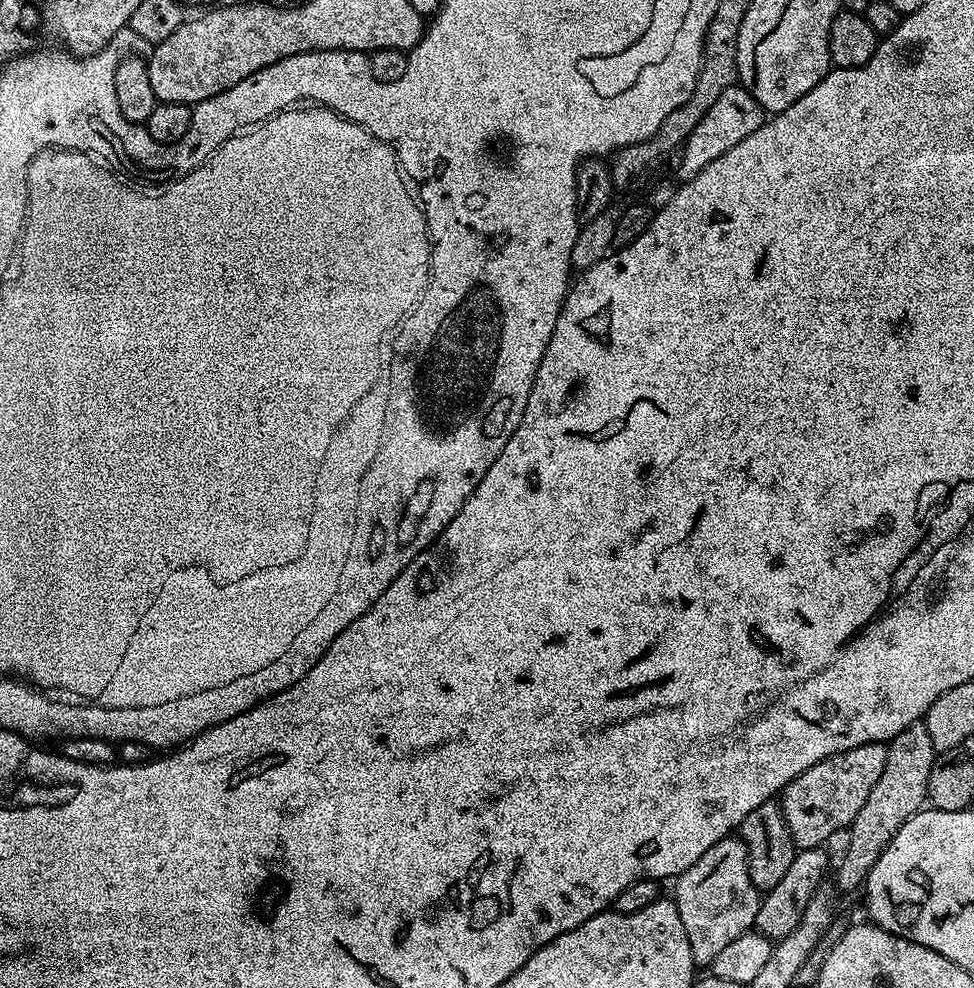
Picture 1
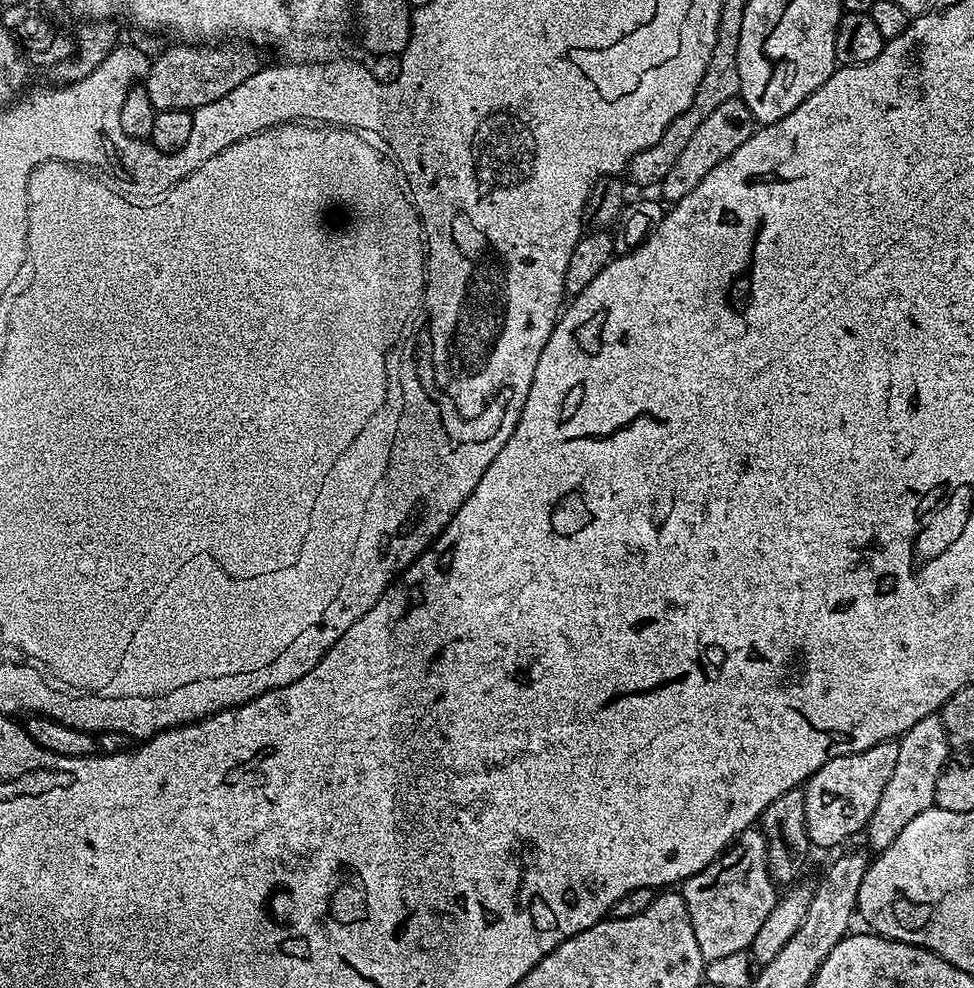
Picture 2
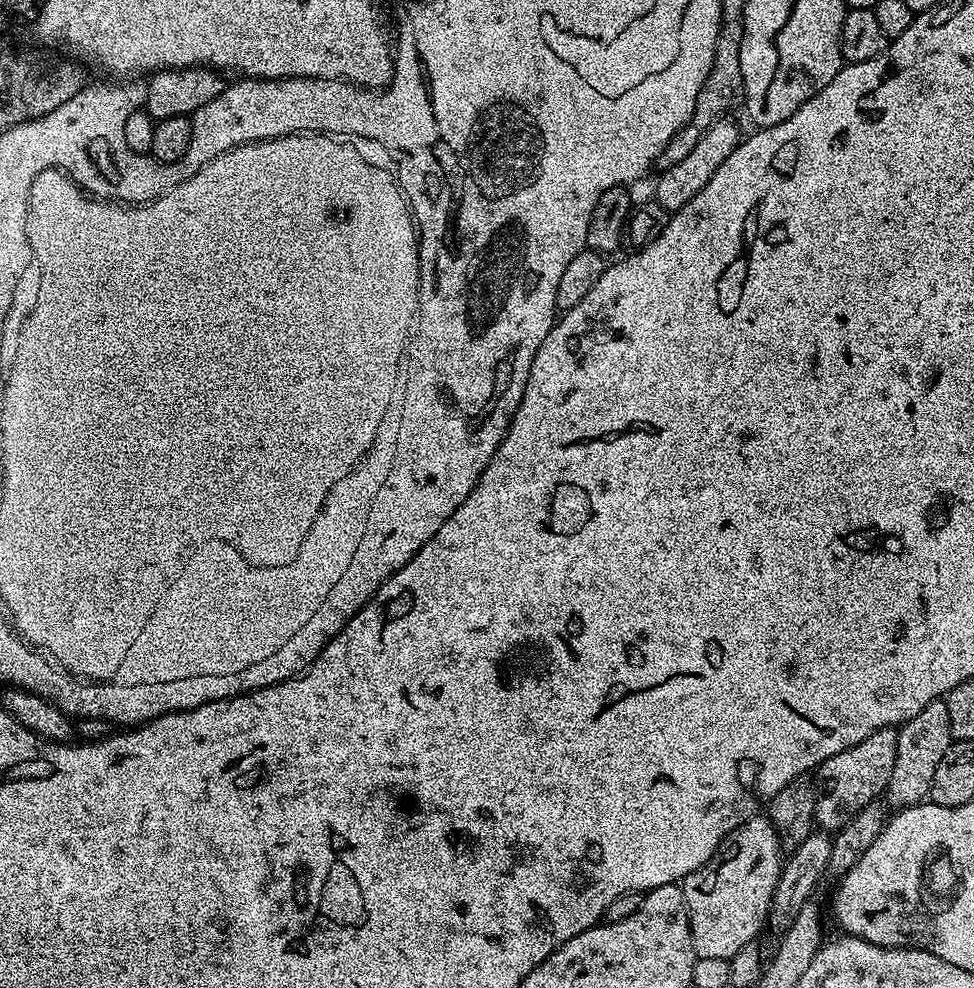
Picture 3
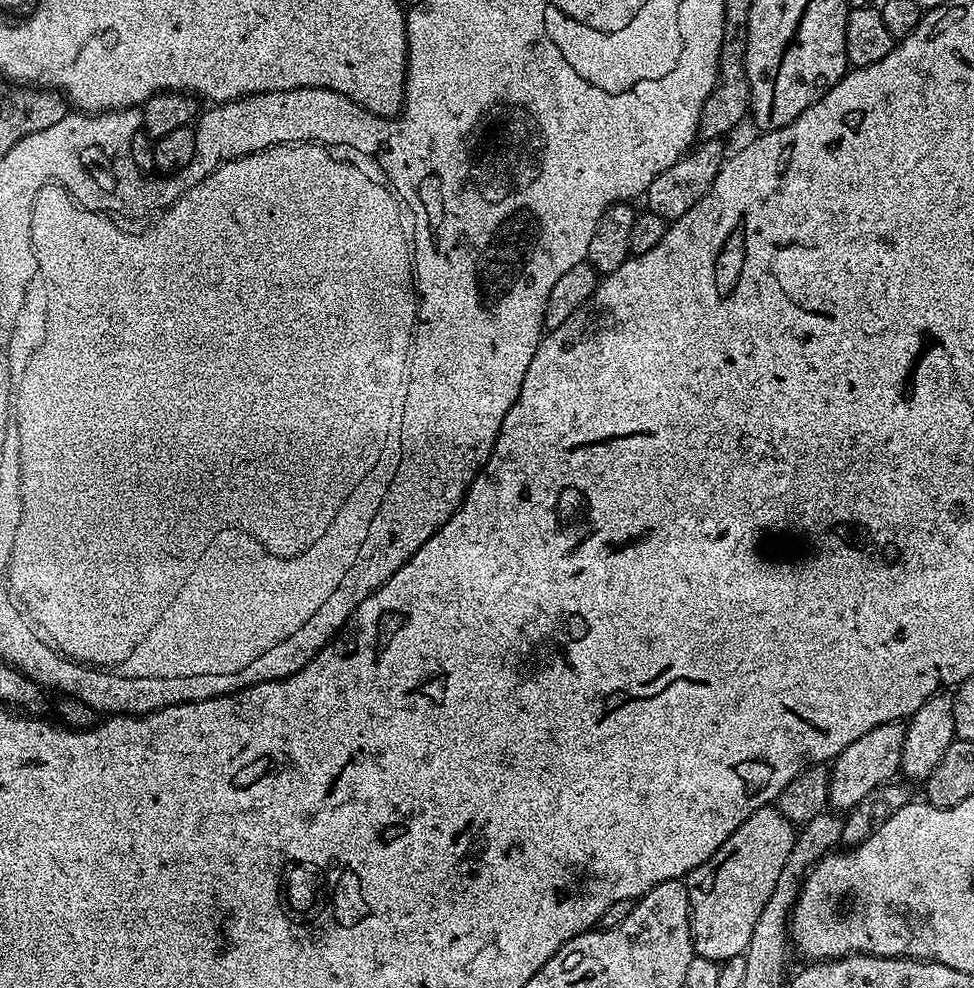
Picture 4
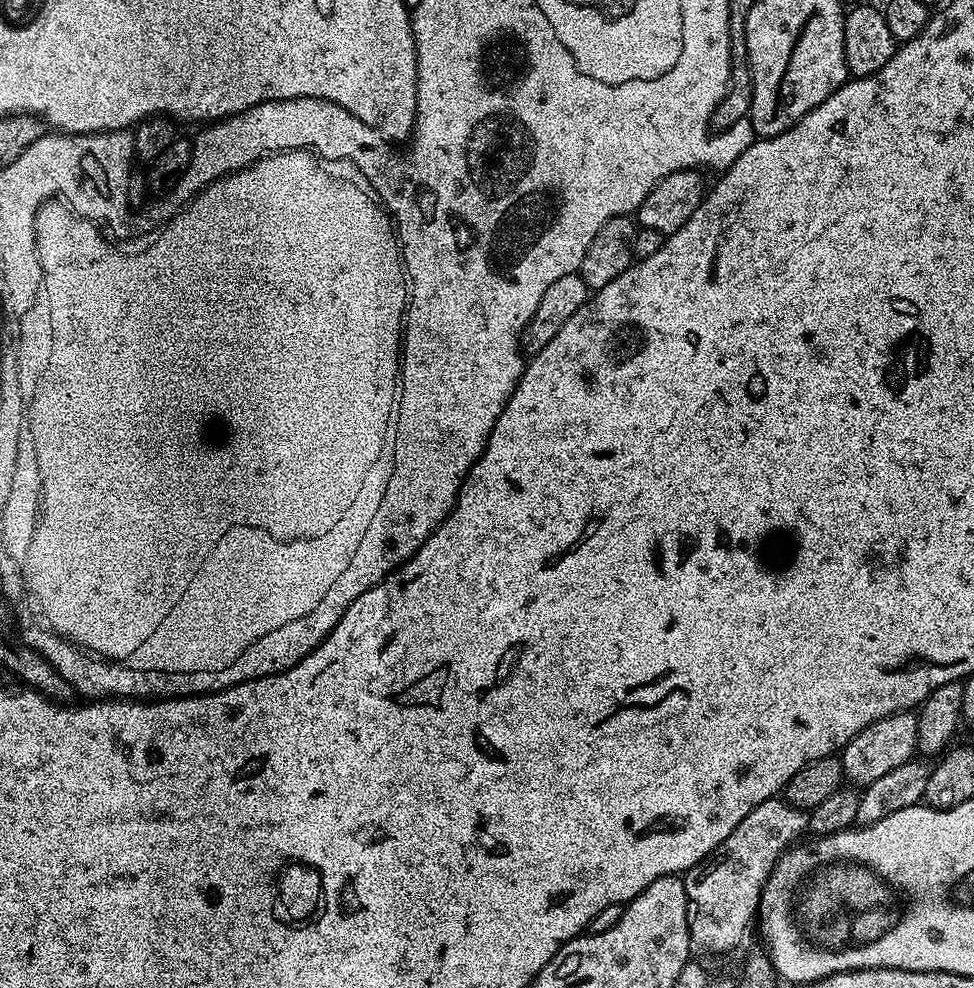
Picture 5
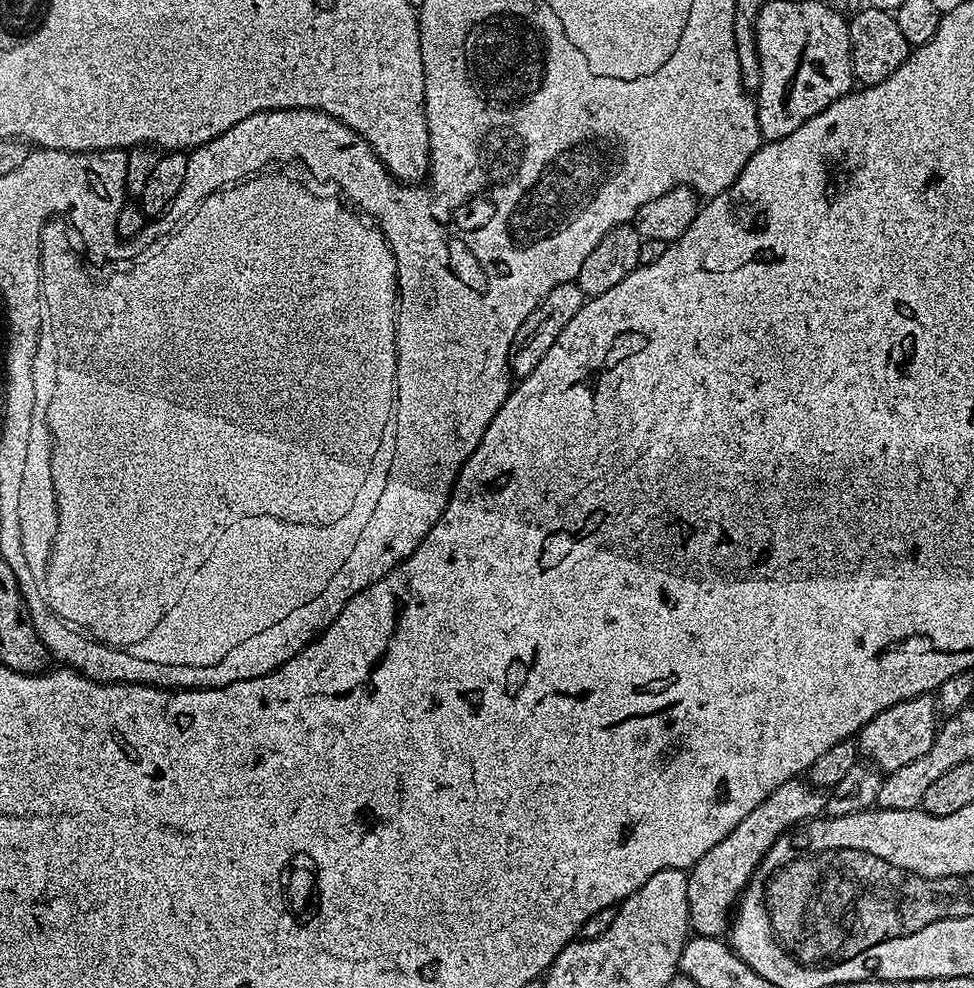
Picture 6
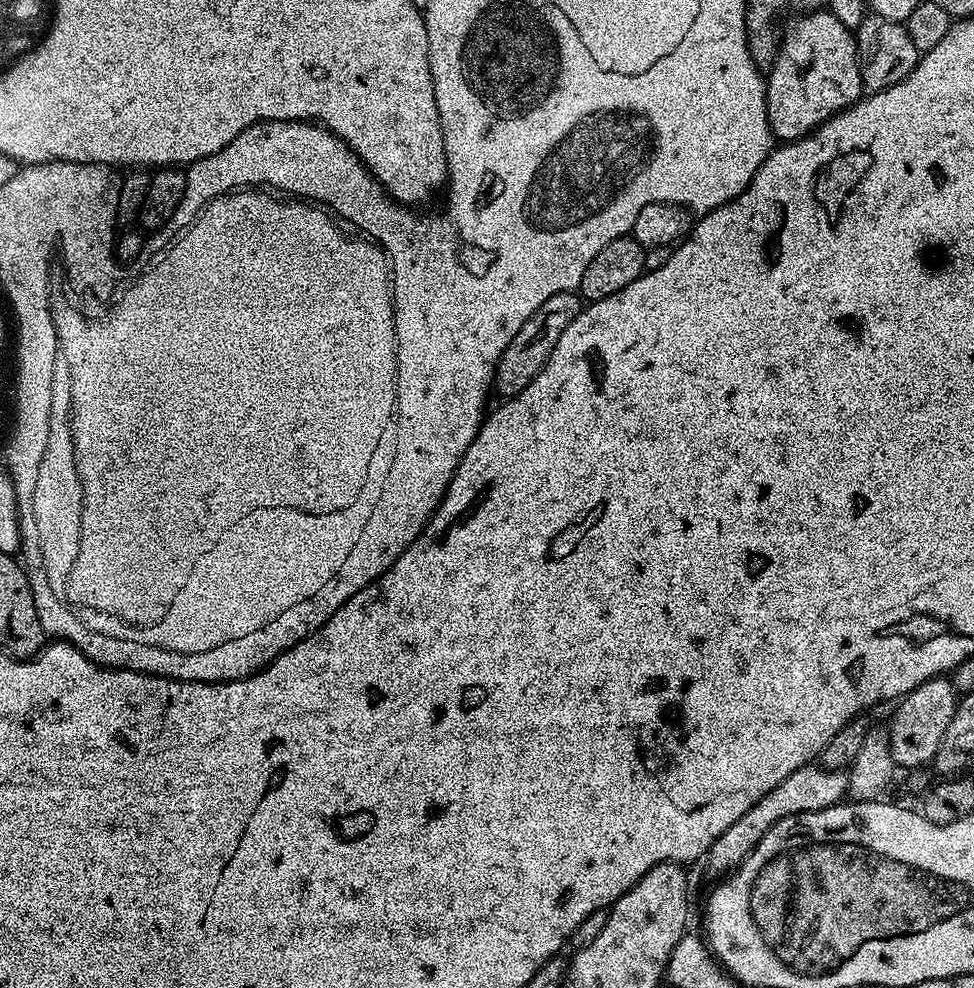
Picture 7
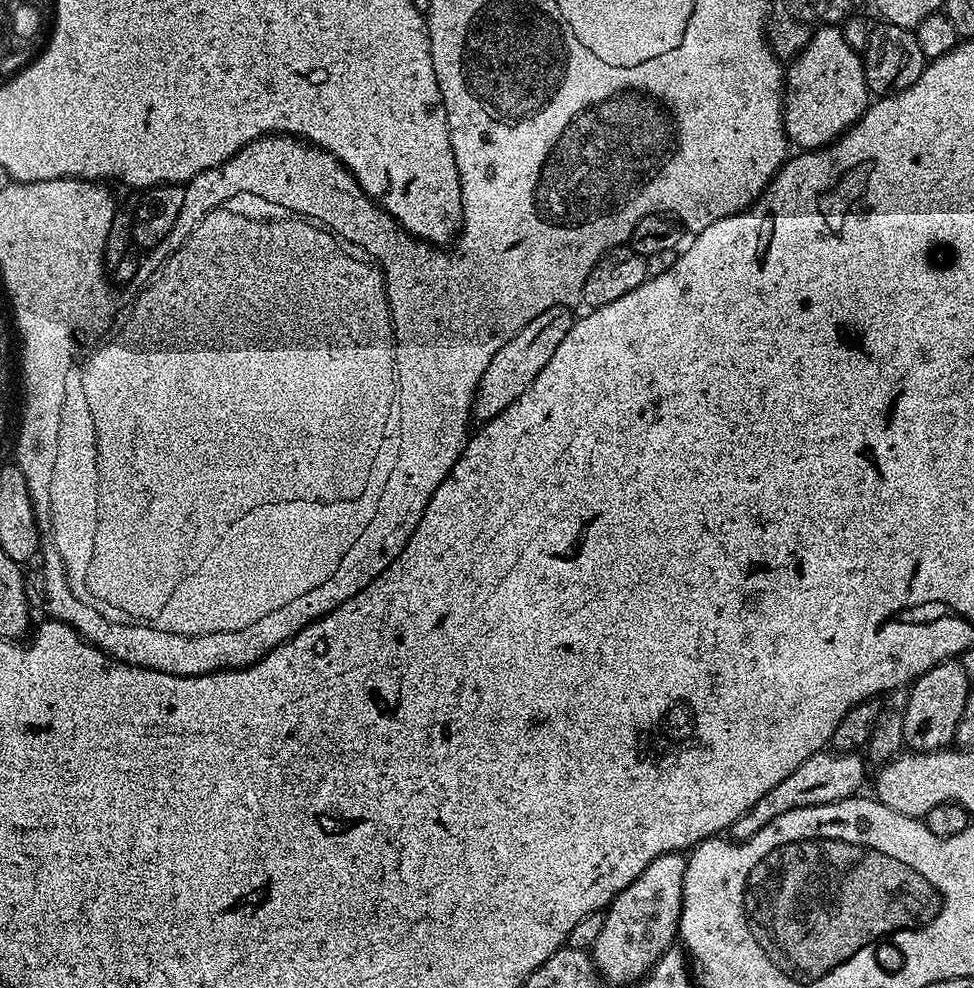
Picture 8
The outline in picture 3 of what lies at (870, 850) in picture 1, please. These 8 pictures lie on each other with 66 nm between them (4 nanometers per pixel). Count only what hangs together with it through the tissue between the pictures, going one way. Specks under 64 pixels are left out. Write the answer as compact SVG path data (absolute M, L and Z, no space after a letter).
M947 699L935 700L930 702L930 706L926 706L926 710L918 710L914 718L899 725L896 737L898 746L894 758L894 770L890 774L890 782L886 789L886 800L889 805L893 804L893 809L899 810L921 803L931 793L934 770L938 770L942 754L946 754L946 750L954 742L950 730Z

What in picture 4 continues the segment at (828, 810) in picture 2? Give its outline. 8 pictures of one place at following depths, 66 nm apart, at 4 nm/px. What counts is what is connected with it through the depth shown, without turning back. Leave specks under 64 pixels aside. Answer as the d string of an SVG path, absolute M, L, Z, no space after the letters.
M897 722L895 724L883 724L858 738L846 750L830 764L830 794L829 805L836 810L847 810L858 806L870 790L874 790L880 784L887 784L893 779L892 775L900 772L900 755L904 746L905 725Z

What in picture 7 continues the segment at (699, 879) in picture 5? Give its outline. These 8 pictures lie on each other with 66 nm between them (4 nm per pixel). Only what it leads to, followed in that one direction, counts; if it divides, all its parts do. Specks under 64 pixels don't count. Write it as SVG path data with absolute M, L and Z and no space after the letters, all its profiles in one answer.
M816 762L794 770L794 774L790 774L790 778L778 782L778 786L774 786L774 790L770 790L770 794L766 794L766 798L754 802L754 806L750 806L750 810L746 810L746 814L742 814L742 818L738 818L738 822L734 822L734 826L730 826L730 830L726 830L726 834L722 834L722 838L718 838L714 842L714 846L710 846L706 857L709 870L720 872L719 874L731 873L739 868L740 863L752 853L754 846L758 846L758 842L762 842L766 833L778 822L782 822L782 818L829 808L841 803L847 795L847 771L826 770Z

